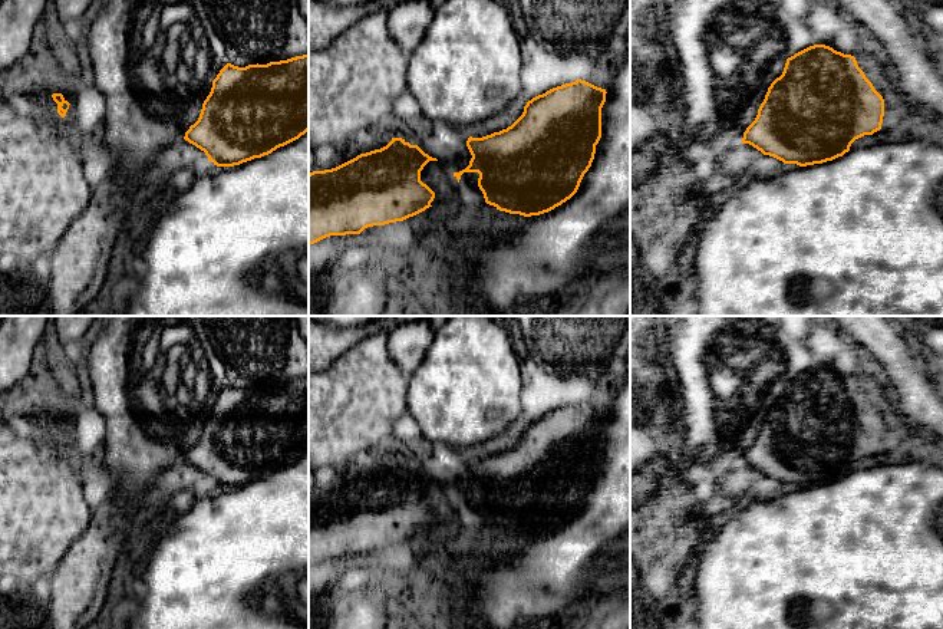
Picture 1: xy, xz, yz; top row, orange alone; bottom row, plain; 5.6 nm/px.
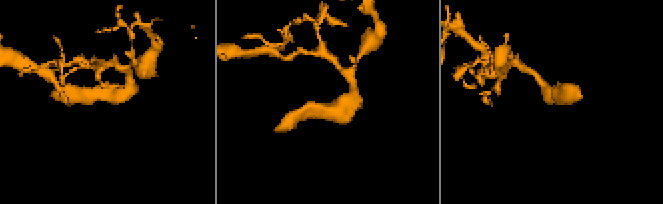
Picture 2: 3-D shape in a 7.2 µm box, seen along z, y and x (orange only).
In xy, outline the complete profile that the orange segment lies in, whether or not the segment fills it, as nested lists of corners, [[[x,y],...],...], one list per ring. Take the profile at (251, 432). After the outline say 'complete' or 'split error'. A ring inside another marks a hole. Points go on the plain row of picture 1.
[[[309,376],[267,386],[238,389],[227,385],[212,402],[210,416],[202,425],[198,442],[189,448],[184,461],[205,474],[217,488],[234,488],[271,475],[309,452]]] | complete

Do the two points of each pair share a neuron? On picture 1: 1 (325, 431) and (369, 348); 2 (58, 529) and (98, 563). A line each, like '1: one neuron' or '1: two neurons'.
1: one neuron
2: two neurons

